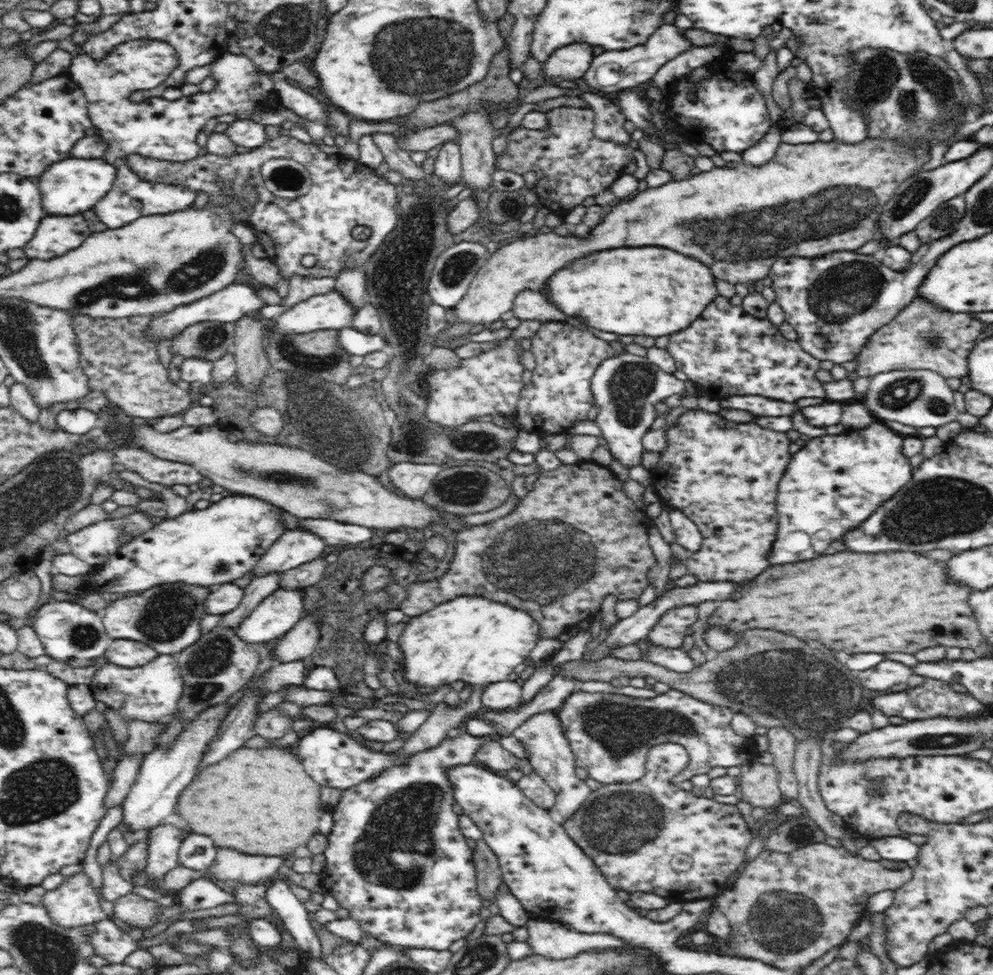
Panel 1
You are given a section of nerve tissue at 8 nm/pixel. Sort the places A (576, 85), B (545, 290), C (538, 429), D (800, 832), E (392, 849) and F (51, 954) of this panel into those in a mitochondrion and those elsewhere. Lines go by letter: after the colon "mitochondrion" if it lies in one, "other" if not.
A: other
B: other
C: other
D: mitochondrion
E: mitochondrion
F: mitochondrion

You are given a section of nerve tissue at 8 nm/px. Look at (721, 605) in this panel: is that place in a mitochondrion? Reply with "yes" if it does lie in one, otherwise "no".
no

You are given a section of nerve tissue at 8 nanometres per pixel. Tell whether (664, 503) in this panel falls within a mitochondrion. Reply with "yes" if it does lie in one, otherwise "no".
no

